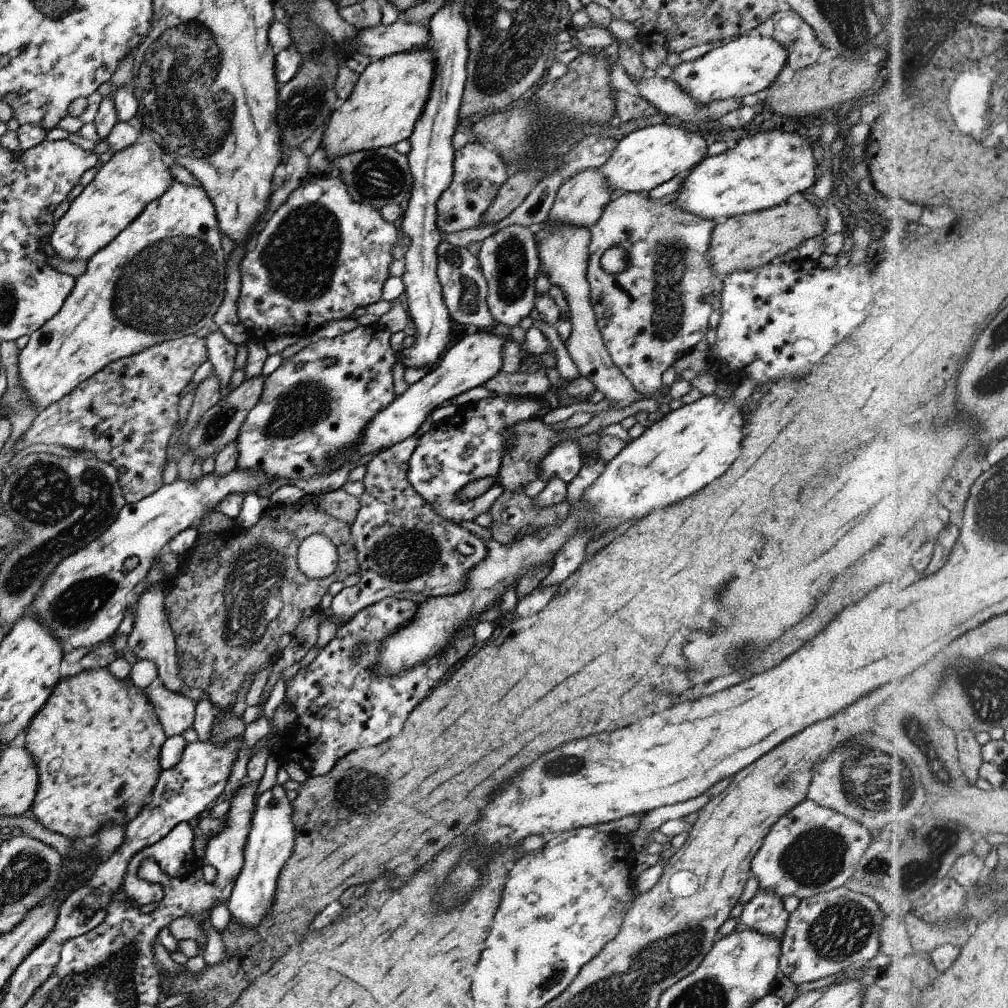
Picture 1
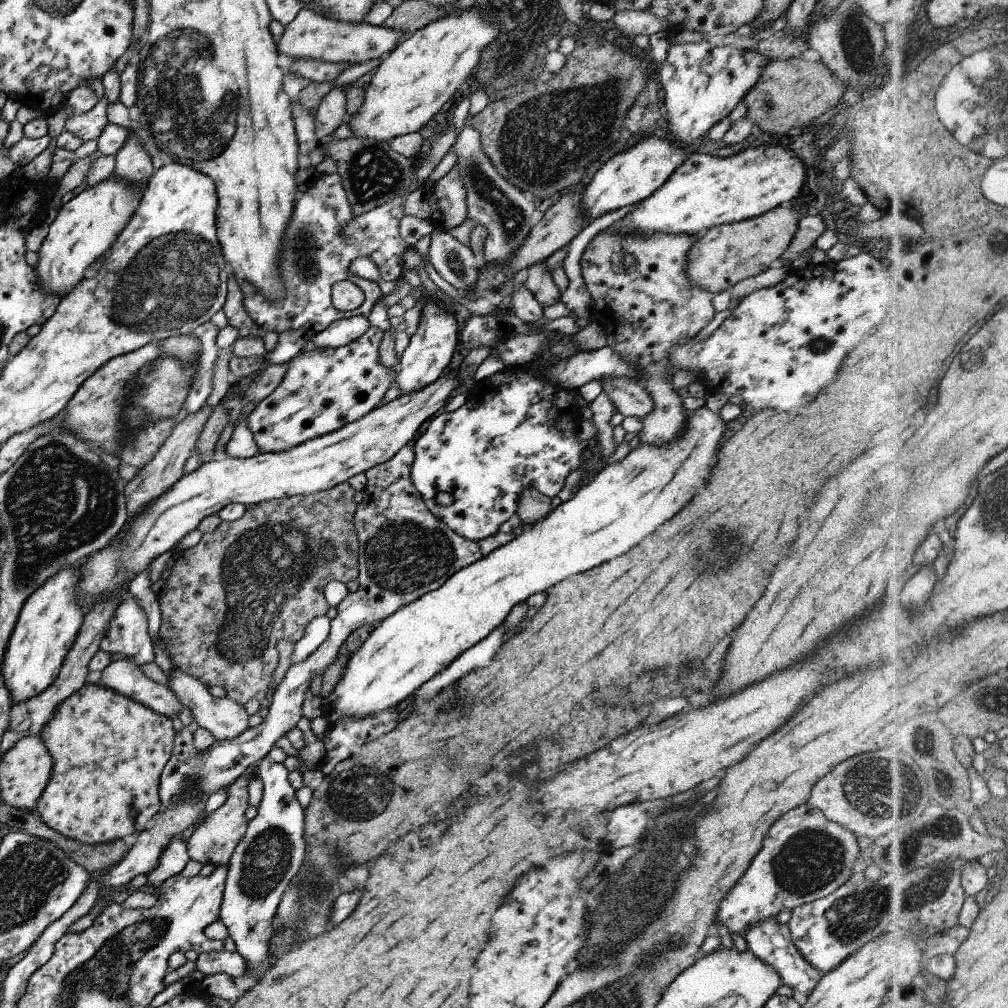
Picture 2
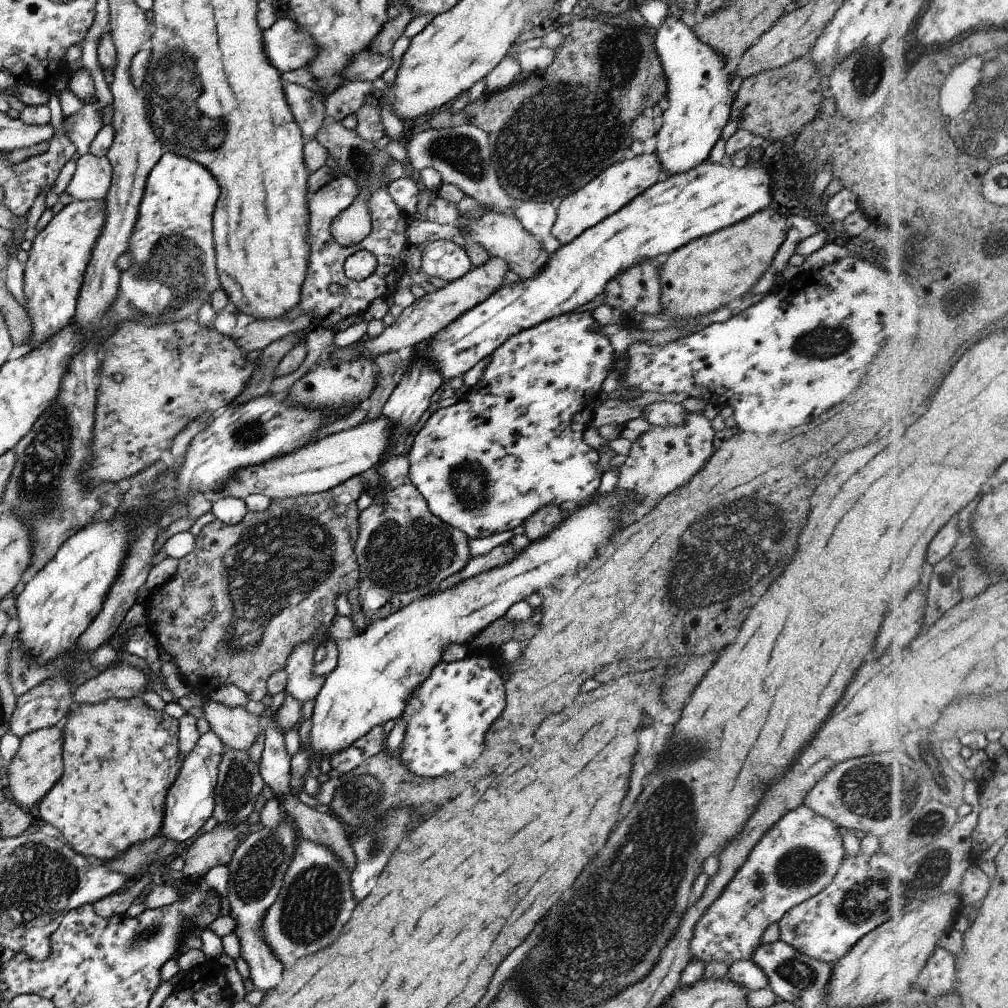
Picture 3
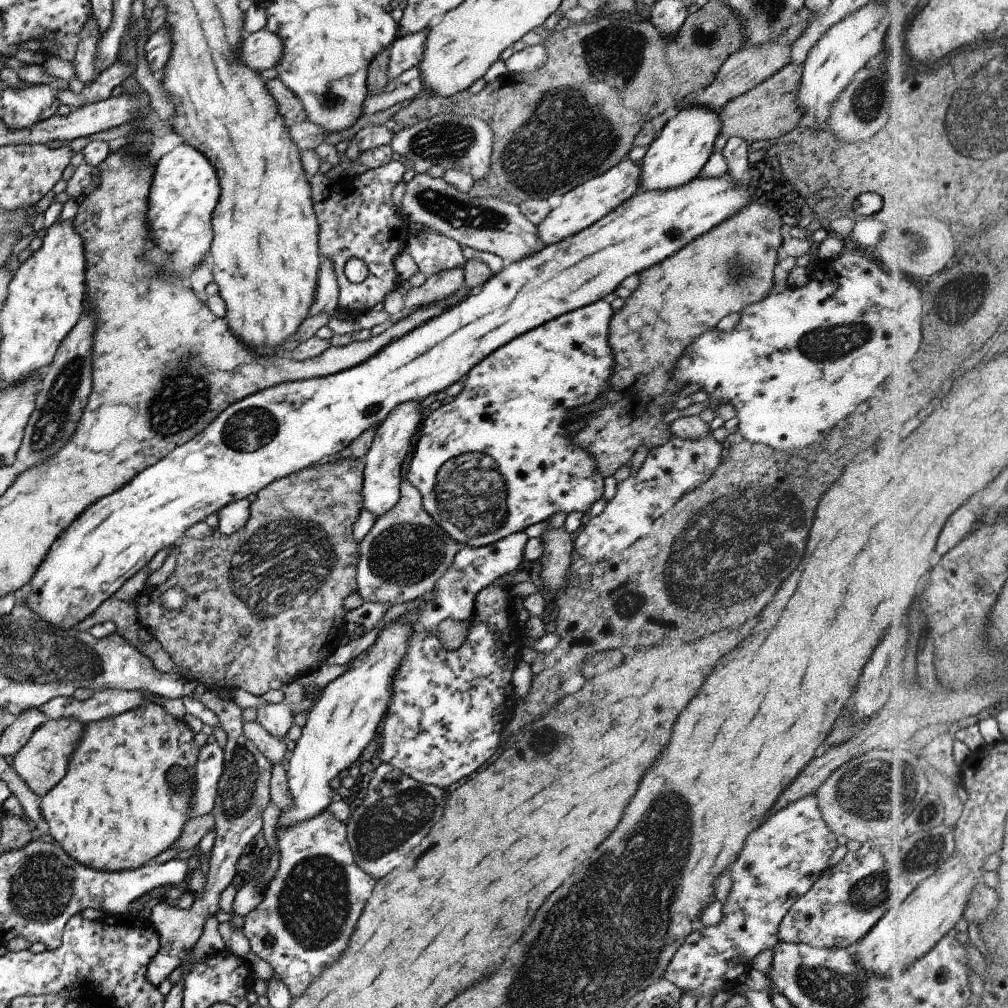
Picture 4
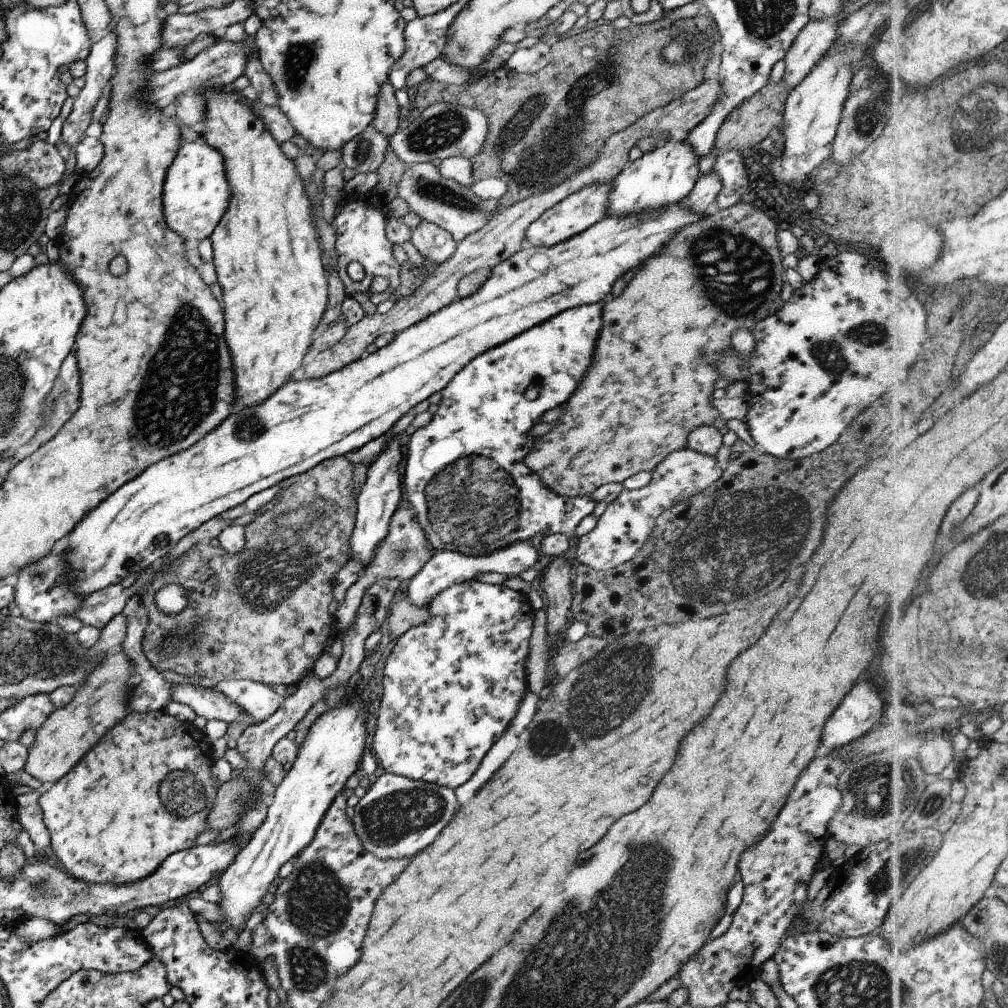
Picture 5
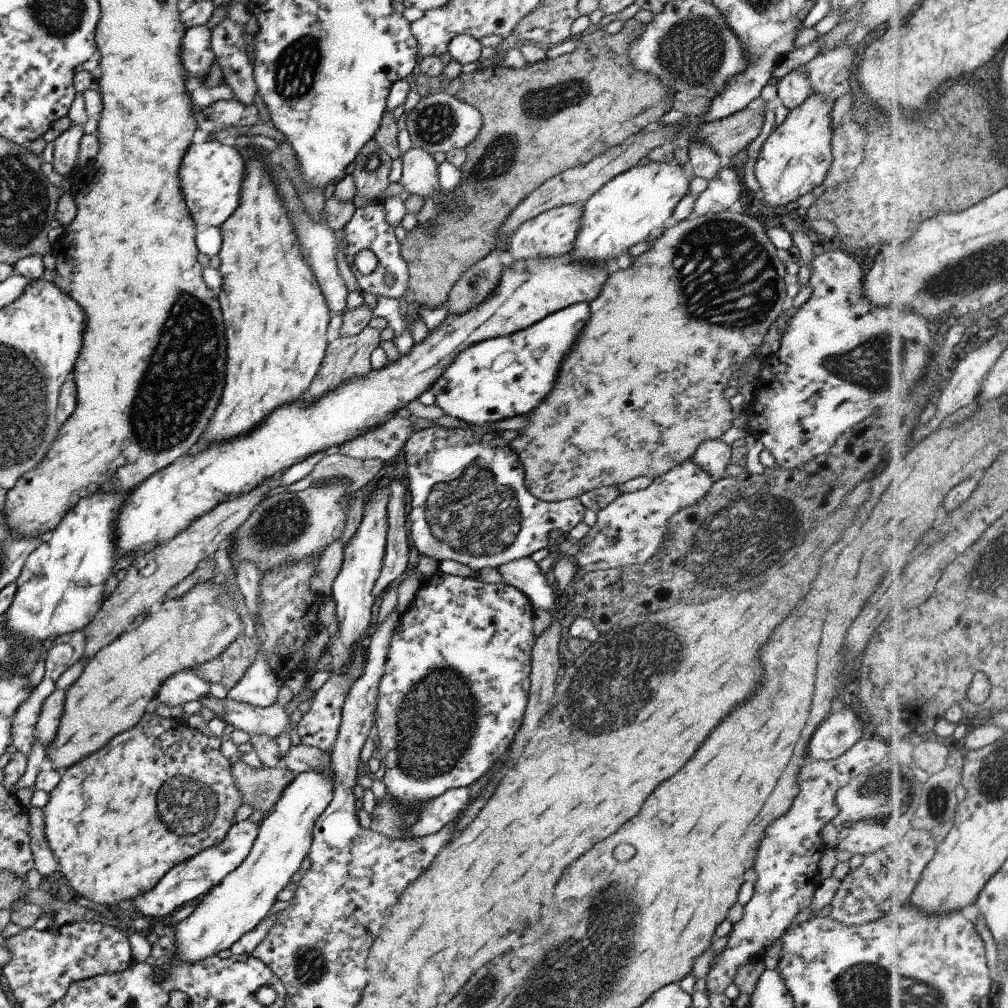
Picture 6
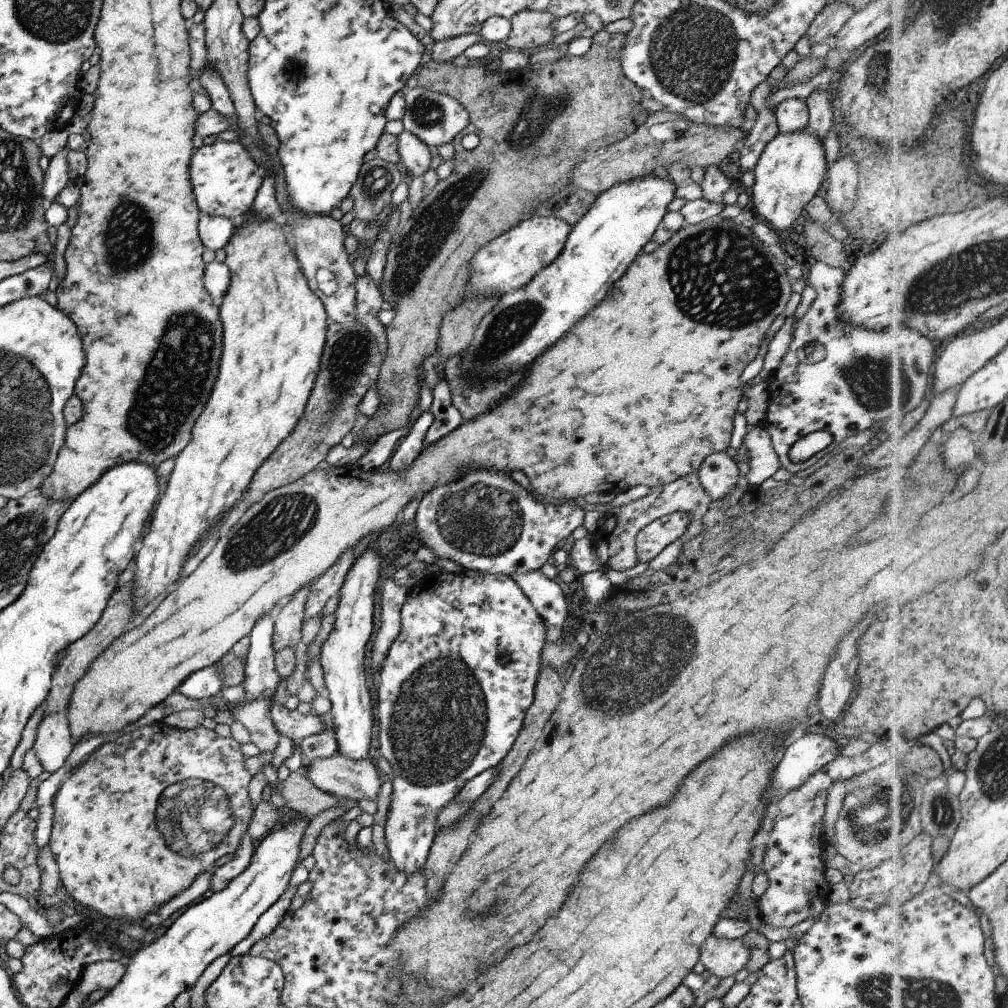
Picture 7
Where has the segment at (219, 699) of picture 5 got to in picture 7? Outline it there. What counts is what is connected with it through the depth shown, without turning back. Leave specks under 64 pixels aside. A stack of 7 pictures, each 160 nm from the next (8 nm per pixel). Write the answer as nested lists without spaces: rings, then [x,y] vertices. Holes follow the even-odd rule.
[[[272,702],[269,708],[269,718],[277,733],[293,742],[300,742],[303,738],[321,734],[328,721],[325,716],[320,717],[312,712],[304,716],[296,710],[288,711],[284,704],[275,704],[275,702]]]

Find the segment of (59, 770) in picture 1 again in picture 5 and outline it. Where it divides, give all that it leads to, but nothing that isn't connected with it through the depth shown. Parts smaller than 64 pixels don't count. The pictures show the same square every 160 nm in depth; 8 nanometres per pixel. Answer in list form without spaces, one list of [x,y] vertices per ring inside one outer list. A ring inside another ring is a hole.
[[[168,709],[149,711],[146,713],[135,713],[129,711],[119,722],[116,722],[106,733],[64,774],[57,782],[39,795],[38,803],[42,810],[44,825],[50,836],[49,854],[52,858],[59,860],[65,870],[75,879],[85,881],[87,884],[109,883],[129,884],[149,875],[167,858],[171,853],[188,849],[193,846],[195,837],[204,830],[204,820],[218,786],[210,773],[213,762],[210,741],[203,731],[197,729],[192,723],[181,721],[173,716]]]

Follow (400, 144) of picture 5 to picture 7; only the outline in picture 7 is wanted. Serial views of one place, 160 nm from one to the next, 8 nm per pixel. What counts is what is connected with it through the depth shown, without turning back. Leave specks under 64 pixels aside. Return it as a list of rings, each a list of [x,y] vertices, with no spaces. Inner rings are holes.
[[[422,87],[404,88],[401,94],[403,94],[405,104],[401,118],[403,129],[417,136],[427,147],[433,146],[437,149],[445,142],[451,143],[468,124],[468,114],[465,108],[445,94],[435,93]]]

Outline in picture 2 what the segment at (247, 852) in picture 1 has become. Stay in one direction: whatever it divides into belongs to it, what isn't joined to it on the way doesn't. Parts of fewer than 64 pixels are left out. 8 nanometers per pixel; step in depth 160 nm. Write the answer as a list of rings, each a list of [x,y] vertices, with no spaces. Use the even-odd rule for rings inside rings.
[[[269,758],[259,760],[255,776],[261,780],[262,798],[257,806],[257,815],[248,821],[247,829],[240,842],[233,850],[233,854],[227,862],[227,873],[225,874],[224,892],[220,905],[218,920],[227,929],[229,938],[233,940],[236,952],[245,962],[245,974],[259,982],[265,972],[271,968],[275,958],[267,954],[269,938],[273,934],[273,916],[279,900],[283,896],[289,880],[301,870],[301,864],[305,858],[305,838],[303,838],[303,826],[305,824],[303,810],[295,798],[295,790],[291,788],[287,780],[289,771],[284,764],[277,764]]]

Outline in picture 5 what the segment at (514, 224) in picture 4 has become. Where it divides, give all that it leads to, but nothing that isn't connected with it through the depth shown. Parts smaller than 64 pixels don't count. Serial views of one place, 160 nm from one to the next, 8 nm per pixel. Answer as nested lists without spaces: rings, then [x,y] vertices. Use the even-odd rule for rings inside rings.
[[[429,162],[405,166],[397,184],[397,194],[407,202],[409,211],[415,212],[422,220],[427,220],[445,230],[455,243],[477,232],[497,213],[497,201],[479,200],[471,190],[467,190],[453,180],[443,179],[437,167]]]

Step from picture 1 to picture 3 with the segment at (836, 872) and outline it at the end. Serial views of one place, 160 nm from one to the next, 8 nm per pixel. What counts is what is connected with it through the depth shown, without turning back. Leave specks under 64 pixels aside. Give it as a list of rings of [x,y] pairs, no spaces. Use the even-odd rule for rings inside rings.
[[[801,804],[787,811],[751,849],[745,862],[737,869],[734,877],[723,887],[721,894],[703,911],[694,924],[689,941],[690,960],[695,957],[704,960],[704,966],[711,960],[725,962],[728,967],[735,960],[751,958],[758,946],[761,934],[769,924],[778,920],[794,906],[819,894],[839,870],[841,861],[846,857],[841,845],[841,834],[831,821],[816,815],[810,808]]]

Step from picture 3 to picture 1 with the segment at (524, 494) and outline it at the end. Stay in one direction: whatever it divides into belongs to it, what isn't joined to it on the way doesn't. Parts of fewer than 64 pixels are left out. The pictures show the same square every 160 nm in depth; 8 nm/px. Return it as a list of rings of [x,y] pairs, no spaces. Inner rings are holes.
[[[497,395],[493,399],[457,406],[452,415],[433,423],[429,431],[420,436],[408,460],[406,479],[435,513],[455,525],[461,520],[471,521],[474,516],[488,512],[493,500],[504,489],[497,479],[498,470],[502,454],[508,451],[506,446],[510,445],[514,424],[523,419],[539,418],[539,408],[539,396],[514,395]],[[507,397],[521,399],[521,403],[507,402]],[[478,478],[493,478],[493,483],[475,499],[464,502],[453,500],[453,496],[462,486]]]

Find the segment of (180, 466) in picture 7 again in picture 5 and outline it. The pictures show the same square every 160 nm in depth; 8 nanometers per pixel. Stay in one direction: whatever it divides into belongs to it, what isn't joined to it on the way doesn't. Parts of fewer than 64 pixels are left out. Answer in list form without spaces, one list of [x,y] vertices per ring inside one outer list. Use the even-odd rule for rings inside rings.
[[[224,89],[212,90],[205,96],[205,116],[201,140],[215,148],[223,158],[225,178],[229,186],[229,202],[223,218],[211,231],[211,250],[216,283],[223,296],[225,342],[233,372],[233,405],[235,409],[257,406],[265,402],[279,386],[283,386],[311,348],[311,334],[319,326],[327,306],[327,279],[321,260],[318,232],[312,221],[310,200],[305,195],[293,161],[281,152],[278,142],[269,134],[243,96]]]

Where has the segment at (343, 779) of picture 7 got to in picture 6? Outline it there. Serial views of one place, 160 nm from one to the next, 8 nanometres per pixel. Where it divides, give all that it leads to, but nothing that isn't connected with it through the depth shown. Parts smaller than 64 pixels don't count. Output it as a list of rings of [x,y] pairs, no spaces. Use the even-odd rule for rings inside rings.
[[[302,743],[290,746],[287,754],[282,758],[281,764],[294,776],[303,774],[307,770],[318,770],[331,780],[331,784],[335,780],[335,770],[331,768],[330,754]]]

